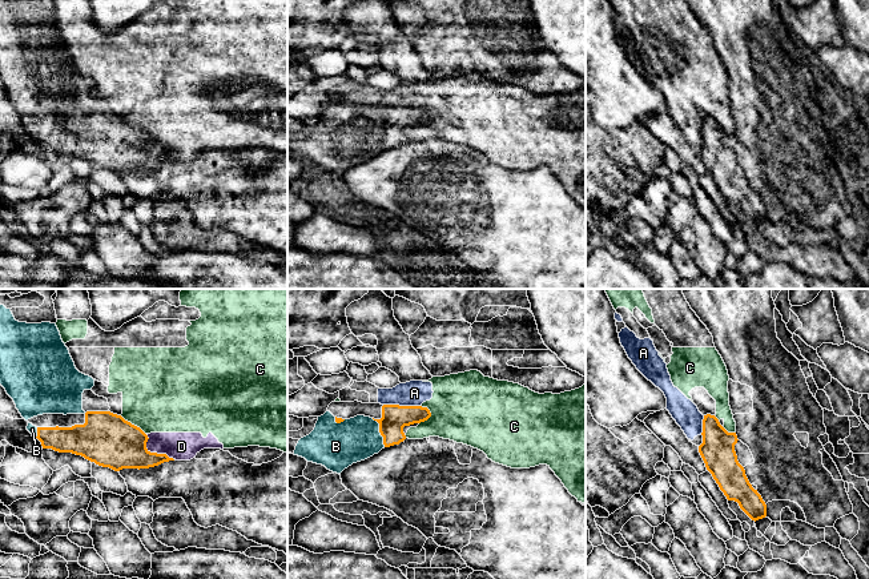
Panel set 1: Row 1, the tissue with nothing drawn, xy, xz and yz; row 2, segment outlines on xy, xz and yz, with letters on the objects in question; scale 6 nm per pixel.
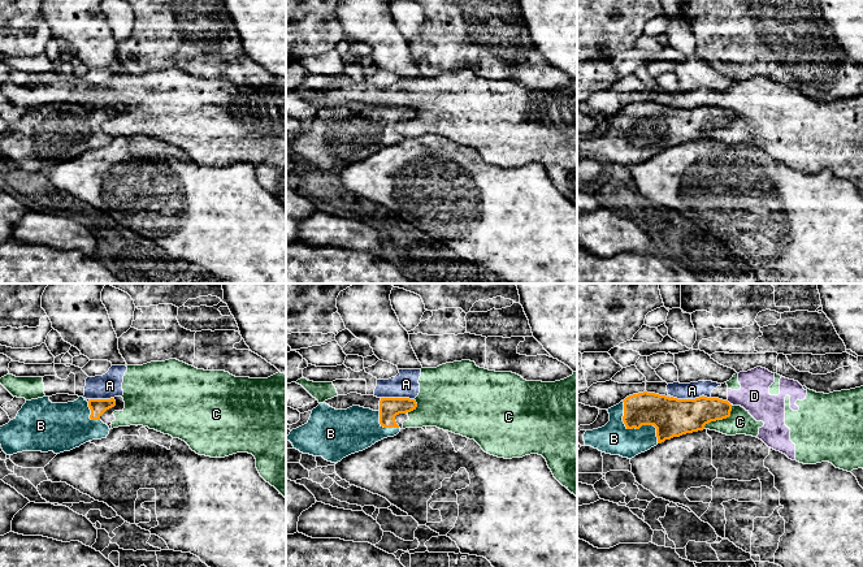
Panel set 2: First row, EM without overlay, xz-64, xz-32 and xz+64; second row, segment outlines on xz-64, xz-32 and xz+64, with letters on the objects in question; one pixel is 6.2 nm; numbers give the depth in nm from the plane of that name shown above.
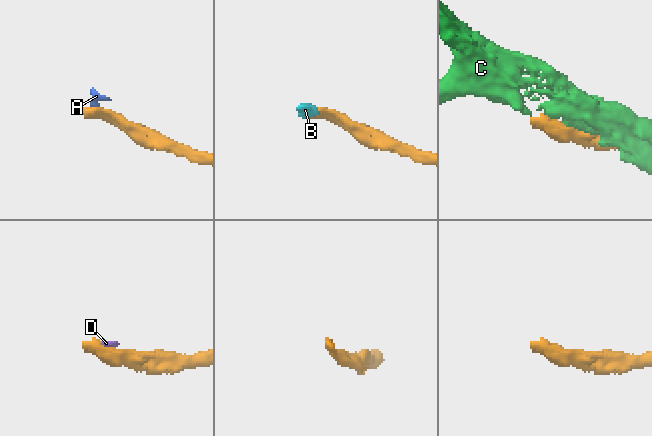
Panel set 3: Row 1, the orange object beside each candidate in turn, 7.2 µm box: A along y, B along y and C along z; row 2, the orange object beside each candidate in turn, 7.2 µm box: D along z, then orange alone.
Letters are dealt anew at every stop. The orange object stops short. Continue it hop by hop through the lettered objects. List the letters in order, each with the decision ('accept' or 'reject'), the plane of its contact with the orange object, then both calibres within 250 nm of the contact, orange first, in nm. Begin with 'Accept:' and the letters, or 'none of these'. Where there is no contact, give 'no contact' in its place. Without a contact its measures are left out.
Accept: B
A: reject; contact in xz; calibres 160 and 160 nm
B: accept; contact in xz; calibres 160 and 260 nm
C: reject; contact in xz; calibres 160 and 440 nm
D: reject; contact in xy; calibres 300 and 180 nm

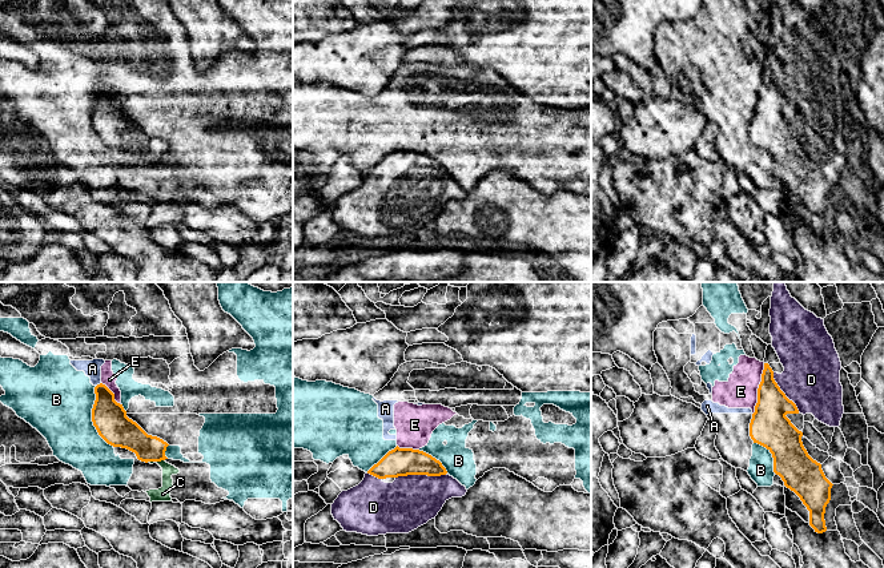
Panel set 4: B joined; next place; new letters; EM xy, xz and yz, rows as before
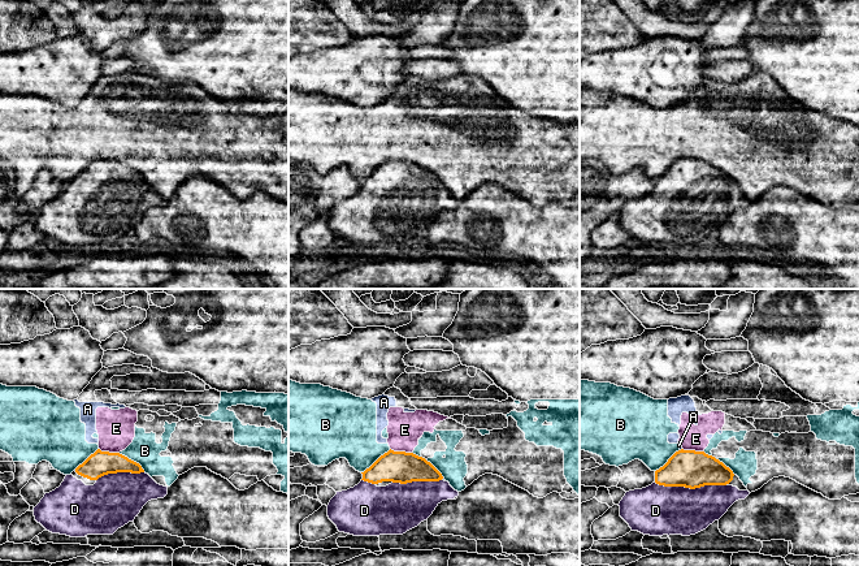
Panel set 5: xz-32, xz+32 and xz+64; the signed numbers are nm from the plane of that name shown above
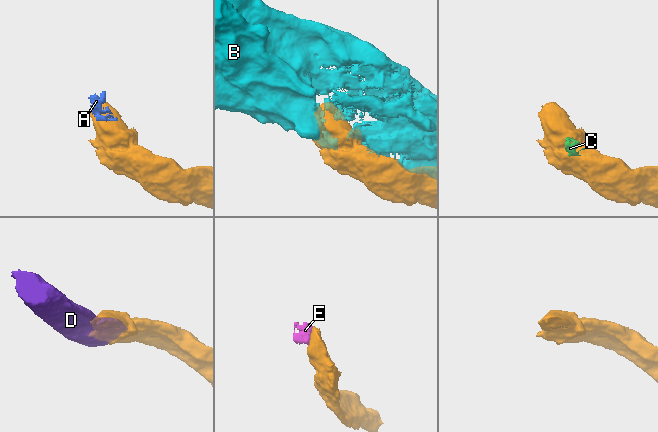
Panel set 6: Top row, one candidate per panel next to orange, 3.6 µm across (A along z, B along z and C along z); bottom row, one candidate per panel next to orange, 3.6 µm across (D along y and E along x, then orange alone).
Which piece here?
Accept: D
A: reject; contact in xy; calibres 200 and 110 nm
B: reject; contact in xy; calibres 200 and 440 nm
C: reject; contact in xy; calibres 180 and 90 nm
D: accept; contact in xz; calibres 180 and 320 nm
E: reject; contact in yz; calibres 240 and 200 nm

